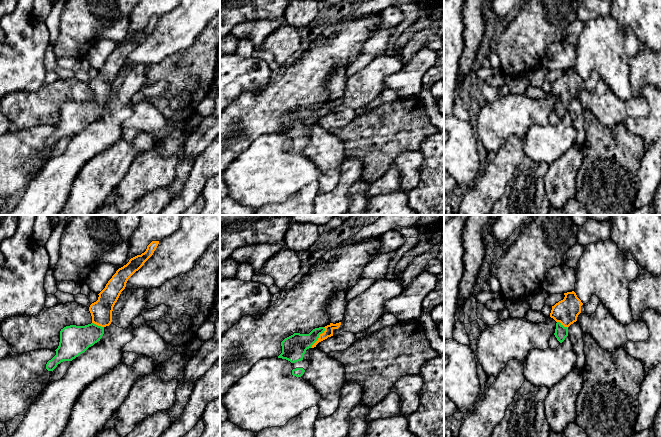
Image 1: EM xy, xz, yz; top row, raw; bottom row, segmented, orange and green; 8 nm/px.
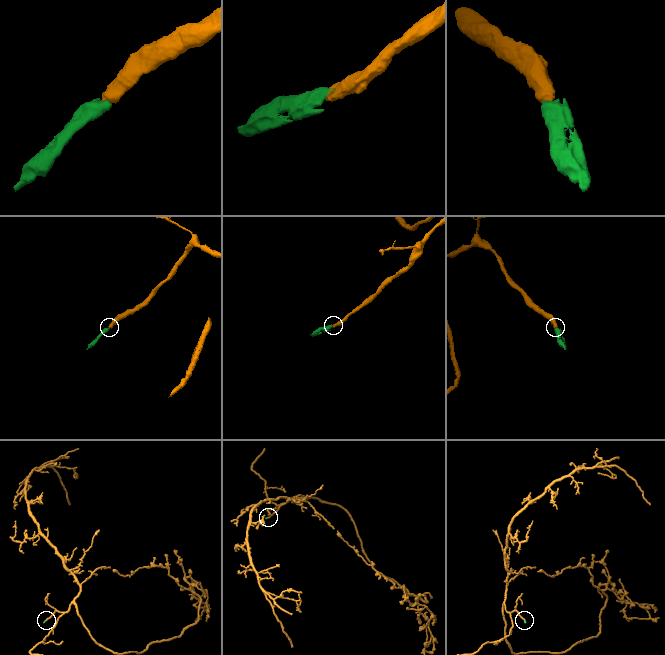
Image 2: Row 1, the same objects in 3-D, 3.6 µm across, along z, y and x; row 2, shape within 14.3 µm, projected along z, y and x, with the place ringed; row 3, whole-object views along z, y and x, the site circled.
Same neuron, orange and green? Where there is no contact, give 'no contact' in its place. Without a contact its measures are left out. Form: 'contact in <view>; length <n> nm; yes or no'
contact in xz; length 200 nm; yes

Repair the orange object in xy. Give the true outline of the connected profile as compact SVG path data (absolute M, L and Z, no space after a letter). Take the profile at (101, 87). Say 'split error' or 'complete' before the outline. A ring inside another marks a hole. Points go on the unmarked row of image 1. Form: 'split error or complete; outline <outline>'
split error; outline M152 17L144 29L131 34L126 41L116 47L98 70L98 76L89 83L92 92L91 100L70 101L61 105L59 122L55 126L56 131L46 140L48 147L53 147L63 137L72 137L100 117L104 104L112 98L113 83L125 65L128 55L153 31L158 20L159 17Z

